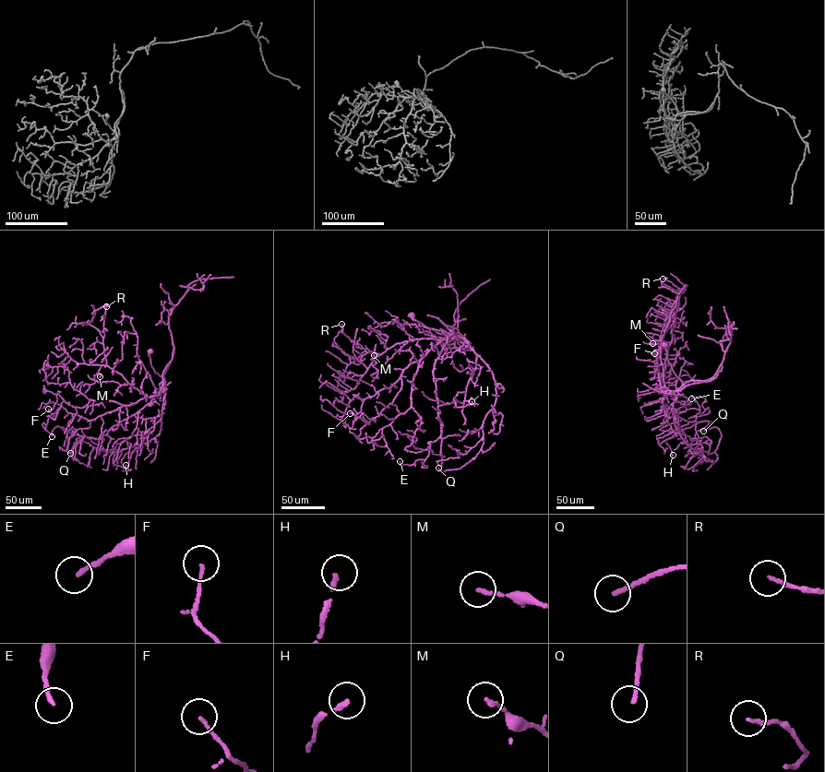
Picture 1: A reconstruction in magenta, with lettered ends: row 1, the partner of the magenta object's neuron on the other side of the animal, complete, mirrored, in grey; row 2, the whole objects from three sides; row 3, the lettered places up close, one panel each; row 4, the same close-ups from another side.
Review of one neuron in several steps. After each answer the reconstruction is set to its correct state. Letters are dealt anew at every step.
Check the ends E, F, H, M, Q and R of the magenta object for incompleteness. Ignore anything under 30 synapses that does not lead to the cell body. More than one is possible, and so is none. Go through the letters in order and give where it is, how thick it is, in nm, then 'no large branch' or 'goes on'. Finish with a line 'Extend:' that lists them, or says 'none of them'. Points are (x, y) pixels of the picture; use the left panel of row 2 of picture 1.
E: (52, 436) | 170 nm | no large branch
F: (48, 409) | 120 nm | no large branch
H: (125, 465) | 180 nm | no large branch
M: (100, 376) | 150 nm | no large branch
Q: (70, 453) | 160 nm | no large branch
R: (106, 306) | 150 nm | no large branch
Extend: none of them

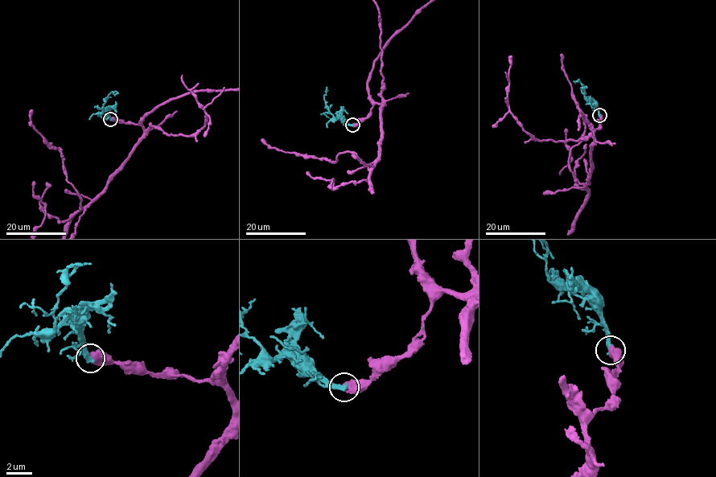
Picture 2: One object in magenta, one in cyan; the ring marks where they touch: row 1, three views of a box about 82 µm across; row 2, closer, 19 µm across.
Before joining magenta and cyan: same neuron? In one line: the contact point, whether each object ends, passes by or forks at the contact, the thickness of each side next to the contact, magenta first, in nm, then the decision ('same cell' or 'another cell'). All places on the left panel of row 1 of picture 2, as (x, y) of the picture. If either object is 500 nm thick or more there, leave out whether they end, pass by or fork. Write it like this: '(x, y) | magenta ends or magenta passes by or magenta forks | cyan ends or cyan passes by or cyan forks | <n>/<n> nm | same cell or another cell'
(110, 119) | 700/400 nm | another cell

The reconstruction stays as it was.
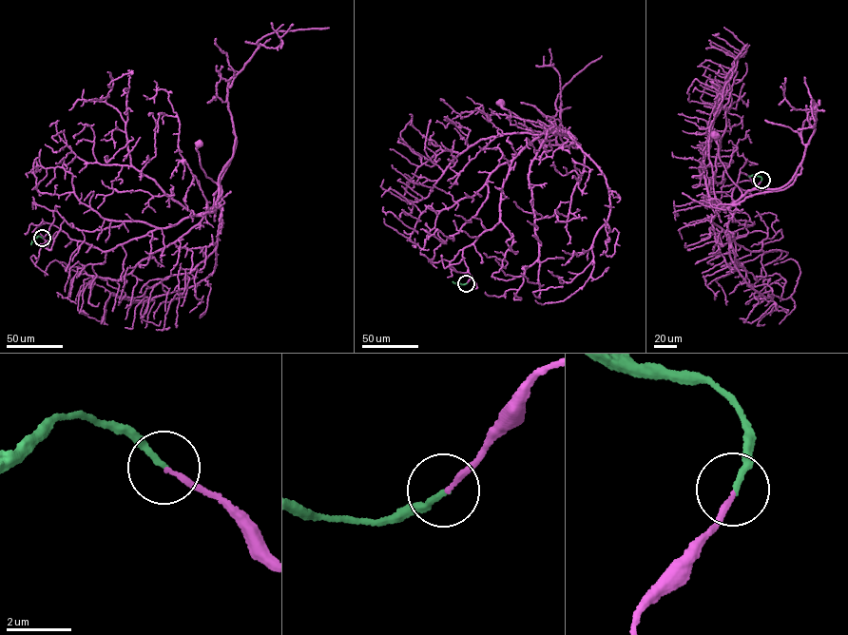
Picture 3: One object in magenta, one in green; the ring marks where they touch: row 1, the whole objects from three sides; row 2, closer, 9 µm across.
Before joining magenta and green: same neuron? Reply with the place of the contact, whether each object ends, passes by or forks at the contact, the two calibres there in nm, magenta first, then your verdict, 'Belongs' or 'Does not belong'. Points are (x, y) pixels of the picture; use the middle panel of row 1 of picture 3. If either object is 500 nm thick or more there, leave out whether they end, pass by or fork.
Place: (466, 283). At the ring magenta ends. At the ring green ends. Thickness 150 nm (magenta) against 180 nm. Belongs

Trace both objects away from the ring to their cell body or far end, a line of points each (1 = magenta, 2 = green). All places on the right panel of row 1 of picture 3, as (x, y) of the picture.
1: (761, 181), (757, 187), (740, 173), (729, 207), (709, 202), (724, 209), (742, 194), (721, 162), (714, 136)
2: (761, 181), (756, 175), (748, 176)

